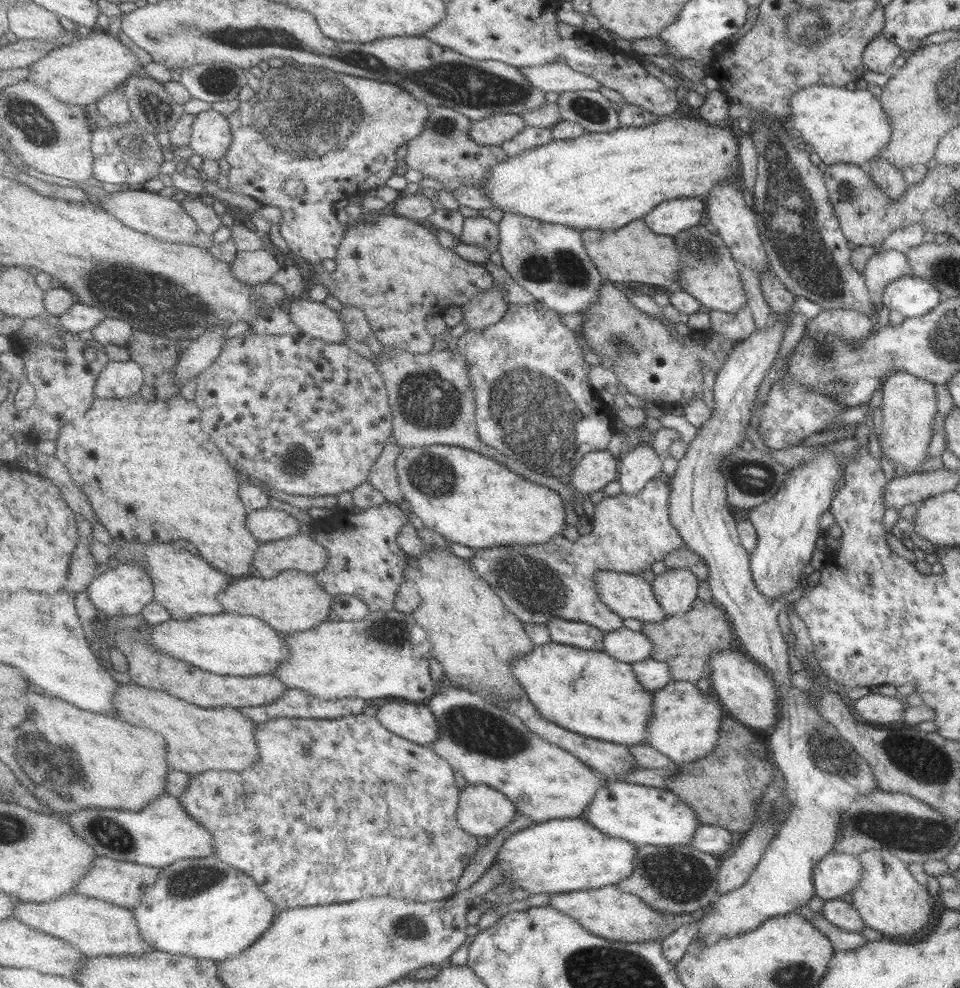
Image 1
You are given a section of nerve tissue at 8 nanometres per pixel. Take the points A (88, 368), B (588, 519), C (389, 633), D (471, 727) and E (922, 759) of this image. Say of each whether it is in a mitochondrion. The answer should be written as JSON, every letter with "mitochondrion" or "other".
{"A":"other","B":"other","C":"mitochondrion","D":"mitochondrion","E":"mitochondrion"}

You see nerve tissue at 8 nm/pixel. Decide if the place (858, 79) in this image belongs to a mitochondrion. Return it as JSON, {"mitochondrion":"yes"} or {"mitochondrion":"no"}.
{"mitochondrion":"no"}

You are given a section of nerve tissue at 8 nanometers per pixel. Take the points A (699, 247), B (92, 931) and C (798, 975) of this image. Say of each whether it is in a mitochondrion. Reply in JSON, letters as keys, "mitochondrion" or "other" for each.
{"A":"mitochondrion","B":"other","C":"mitochondrion"}

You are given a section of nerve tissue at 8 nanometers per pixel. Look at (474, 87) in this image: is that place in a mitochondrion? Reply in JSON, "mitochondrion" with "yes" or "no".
{"mitochondrion":"yes"}

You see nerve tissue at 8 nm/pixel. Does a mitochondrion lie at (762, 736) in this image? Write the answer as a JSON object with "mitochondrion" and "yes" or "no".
{"mitochondrion":"no"}

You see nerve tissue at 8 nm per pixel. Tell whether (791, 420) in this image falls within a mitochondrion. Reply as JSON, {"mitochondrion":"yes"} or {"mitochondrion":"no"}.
{"mitochondrion":"no"}

